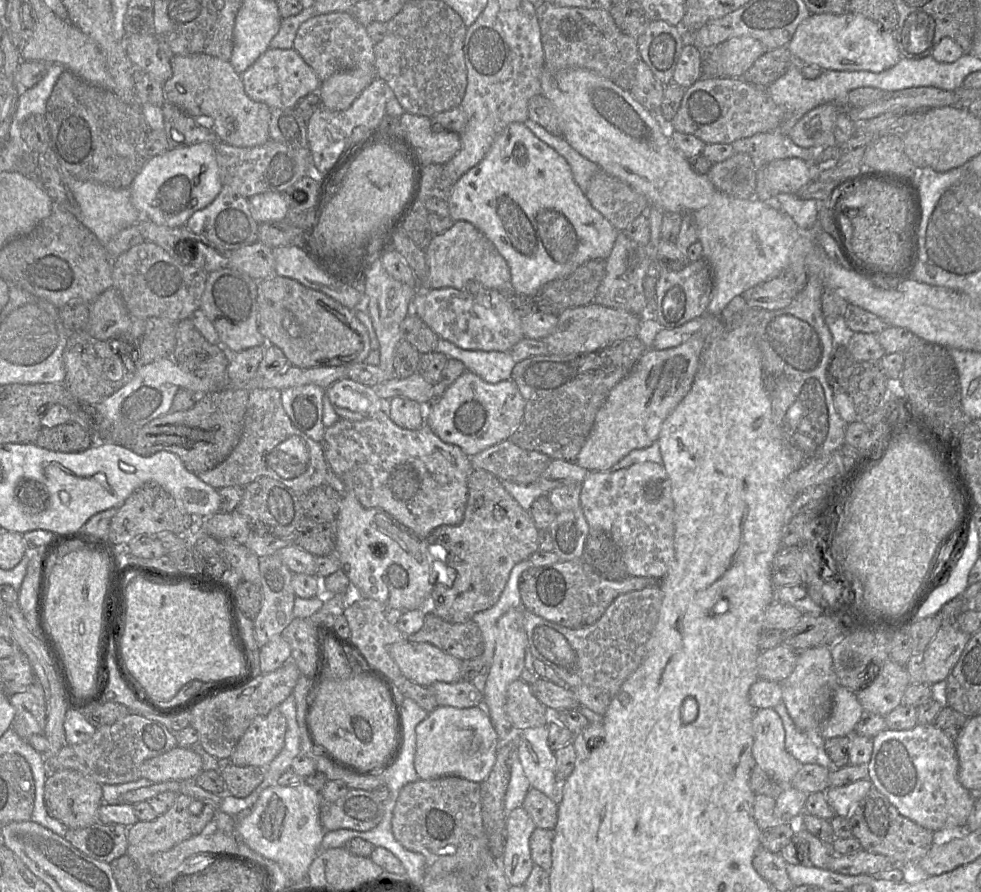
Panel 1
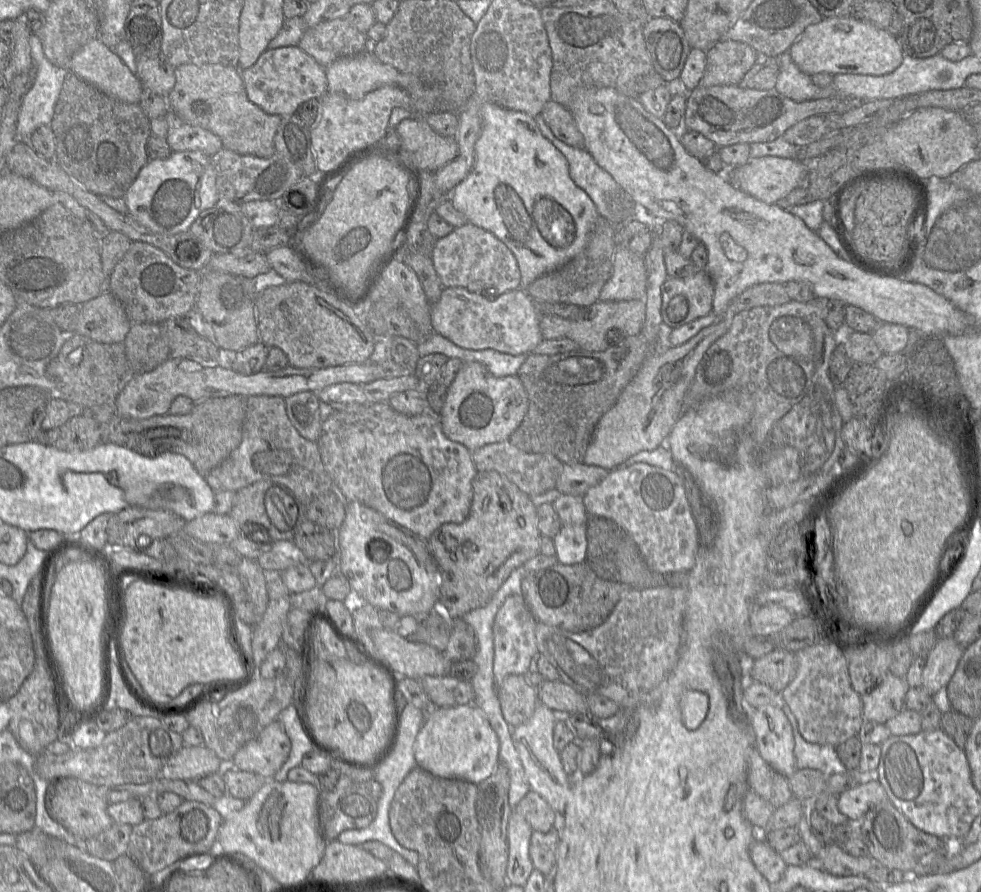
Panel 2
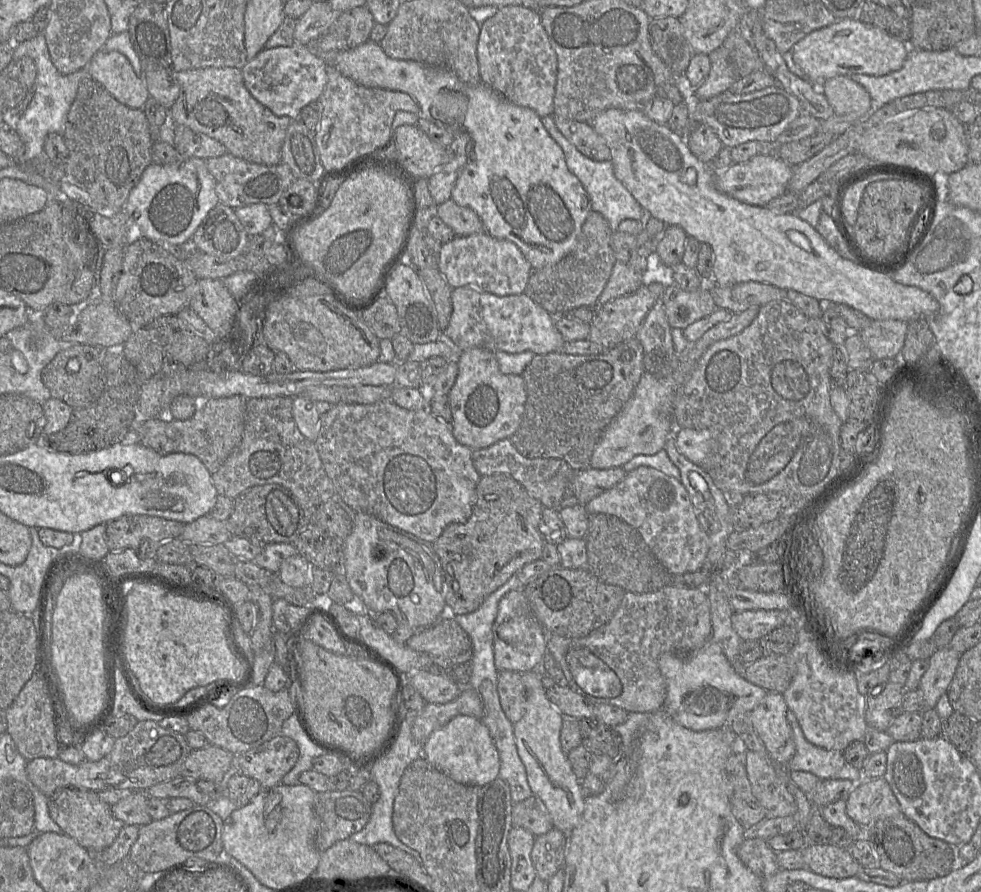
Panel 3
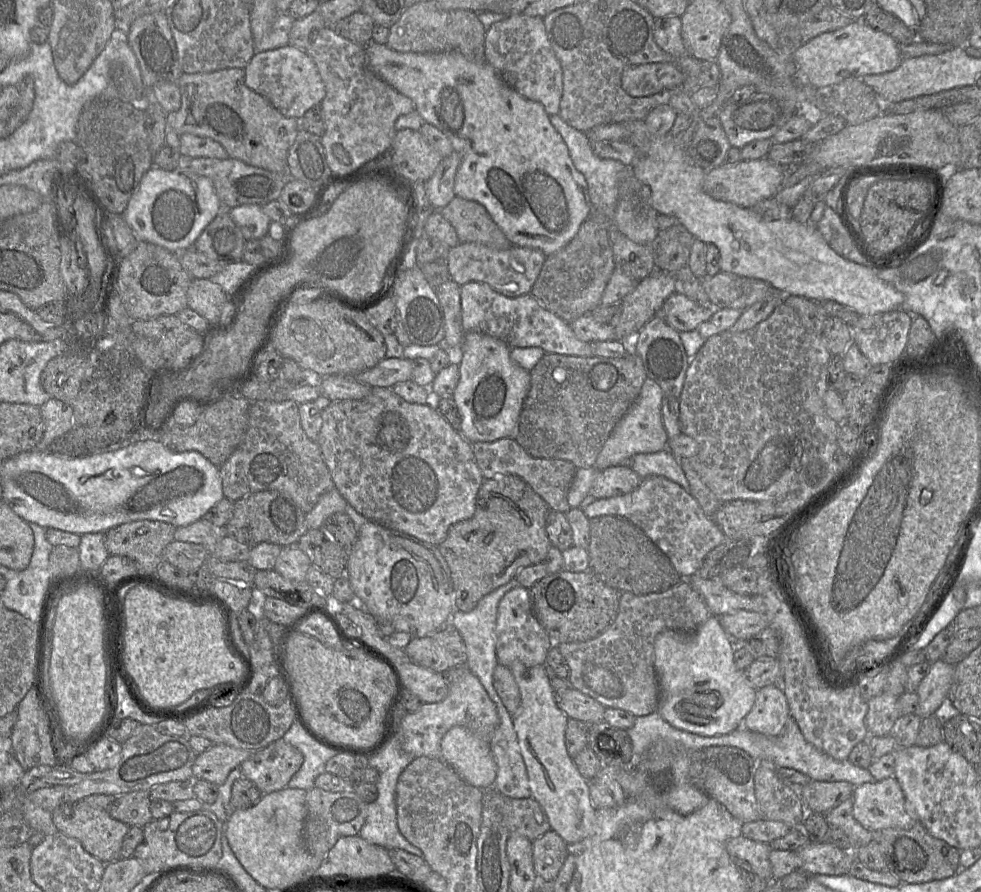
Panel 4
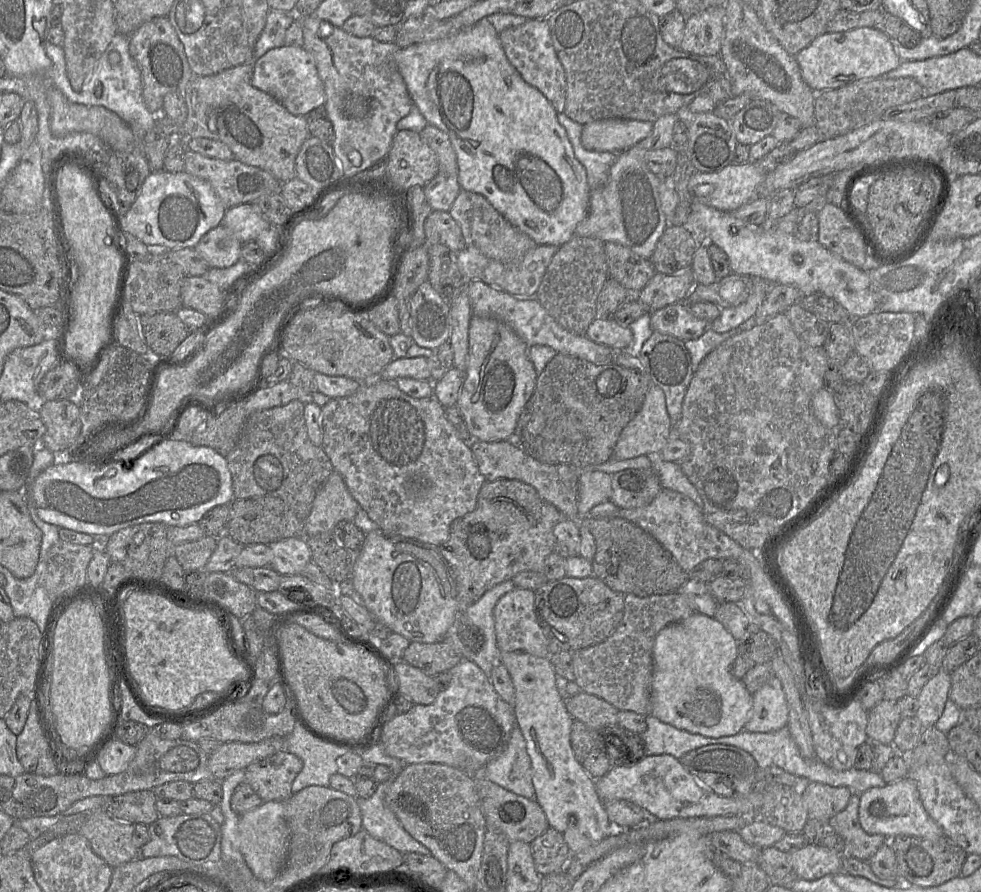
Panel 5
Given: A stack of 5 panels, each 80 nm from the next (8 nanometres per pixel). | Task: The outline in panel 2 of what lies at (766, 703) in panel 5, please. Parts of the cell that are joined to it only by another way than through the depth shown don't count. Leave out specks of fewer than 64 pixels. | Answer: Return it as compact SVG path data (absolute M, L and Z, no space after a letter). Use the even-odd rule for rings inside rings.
M779 703L751 709L754 747L776 772L791 777L797 769L791 725Z

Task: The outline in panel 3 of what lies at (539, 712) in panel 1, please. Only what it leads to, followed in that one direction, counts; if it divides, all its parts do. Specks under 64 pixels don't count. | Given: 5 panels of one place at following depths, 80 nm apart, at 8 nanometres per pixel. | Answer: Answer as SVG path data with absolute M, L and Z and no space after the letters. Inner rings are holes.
M509 670L499 671L497 691L506 717L515 724L524 716L527 707L527 693L521 673Z

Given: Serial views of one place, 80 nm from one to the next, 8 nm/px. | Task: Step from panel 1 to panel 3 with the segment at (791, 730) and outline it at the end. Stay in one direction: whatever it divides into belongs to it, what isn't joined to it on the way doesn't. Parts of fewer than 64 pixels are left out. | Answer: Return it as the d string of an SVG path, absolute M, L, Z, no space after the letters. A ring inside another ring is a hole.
M789 709L787 720L795 742L795 754L785 766L788 771L810 772L820 780L840 779L859 783L864 779L862 770L851 766L841 751L826 750L807 741L795 714Z

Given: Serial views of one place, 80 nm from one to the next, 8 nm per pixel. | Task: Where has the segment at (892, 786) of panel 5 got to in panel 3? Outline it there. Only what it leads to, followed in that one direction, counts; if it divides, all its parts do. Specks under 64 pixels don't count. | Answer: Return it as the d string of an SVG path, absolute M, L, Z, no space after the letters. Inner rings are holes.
M883 777L856 783L846 798L846 813L861 827L869 826L879 818L904 815Z

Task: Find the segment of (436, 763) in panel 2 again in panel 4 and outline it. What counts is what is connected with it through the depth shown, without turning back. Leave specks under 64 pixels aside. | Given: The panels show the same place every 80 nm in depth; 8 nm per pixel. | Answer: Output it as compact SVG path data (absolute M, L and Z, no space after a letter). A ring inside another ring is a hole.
M454 726L443 736L440 758L469 785L485 790L494 787L497 765L489 742L462 726Z

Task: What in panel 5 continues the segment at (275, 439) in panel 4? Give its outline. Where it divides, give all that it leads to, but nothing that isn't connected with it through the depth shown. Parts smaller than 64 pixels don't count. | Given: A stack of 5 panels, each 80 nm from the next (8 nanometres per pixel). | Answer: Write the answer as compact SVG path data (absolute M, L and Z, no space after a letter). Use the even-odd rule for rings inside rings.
M293 400L286 405L257 411L248 416L234 448L226 456L232 478L234 499L277 497L291 507L300 521L305 522L314 498L333 472L333 466L321 446L314 445L308 437L304 407L303 401Z

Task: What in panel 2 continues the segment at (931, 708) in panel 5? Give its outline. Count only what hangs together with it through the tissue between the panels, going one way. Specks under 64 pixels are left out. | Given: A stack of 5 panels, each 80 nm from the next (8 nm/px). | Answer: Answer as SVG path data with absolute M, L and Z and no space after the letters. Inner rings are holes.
M938 638L933 648L925 657L922 672L922 687L934 695L946 687L952 678L962 657L964 647L953 638Z

